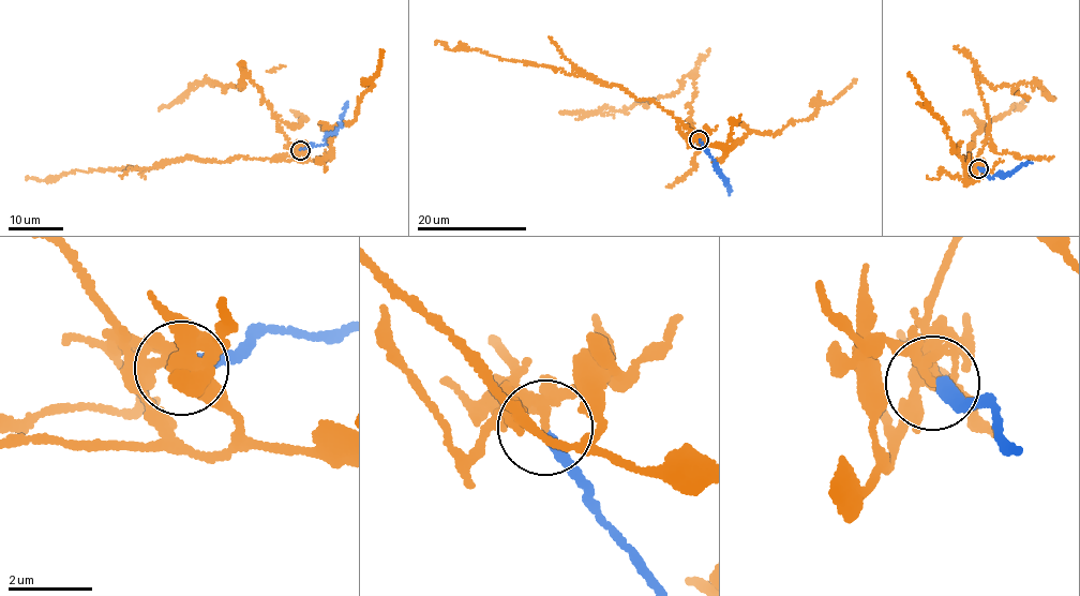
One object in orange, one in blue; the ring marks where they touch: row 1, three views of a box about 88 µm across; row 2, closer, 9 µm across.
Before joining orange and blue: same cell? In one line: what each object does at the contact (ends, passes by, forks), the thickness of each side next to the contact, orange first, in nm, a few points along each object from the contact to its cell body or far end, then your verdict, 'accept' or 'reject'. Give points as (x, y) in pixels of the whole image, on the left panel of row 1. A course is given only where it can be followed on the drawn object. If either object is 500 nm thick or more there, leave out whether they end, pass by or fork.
orange forks; blue ends; calibres 160 and 280 nm; course orange (299, 150), (288, 161), (185, 157), (143, 172), (125, 166), (26, 178); course blue (300, 150), (324, 144), (329, 134), (338, 129), (345, 104), (348, 102); reject

